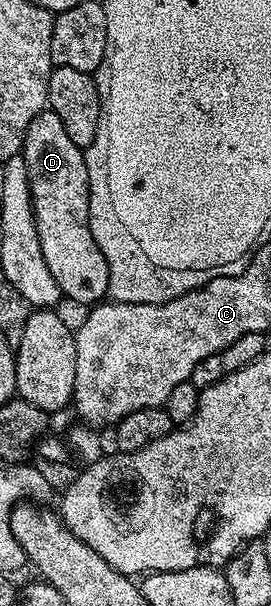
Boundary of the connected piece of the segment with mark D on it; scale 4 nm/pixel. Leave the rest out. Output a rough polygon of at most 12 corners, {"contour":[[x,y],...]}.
{"contour":[[49,107],[21,154],[41,255],[94,306],[109,268],[89,225],[84,150]]}

